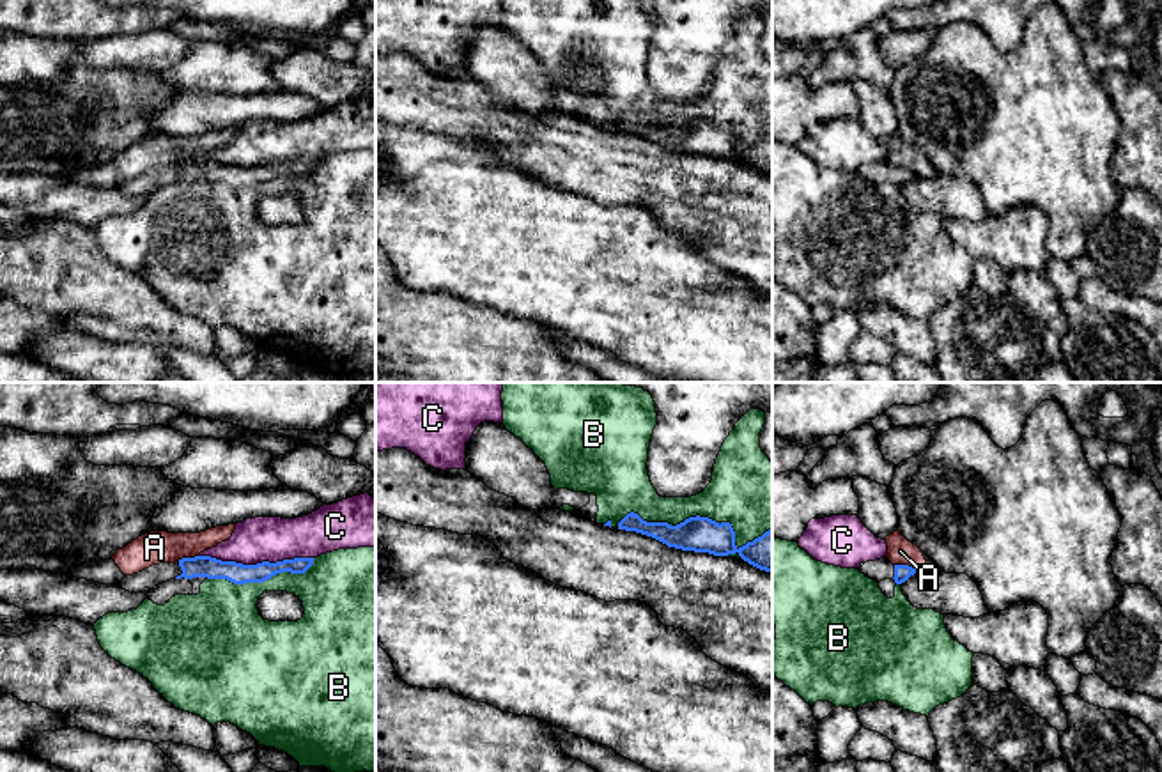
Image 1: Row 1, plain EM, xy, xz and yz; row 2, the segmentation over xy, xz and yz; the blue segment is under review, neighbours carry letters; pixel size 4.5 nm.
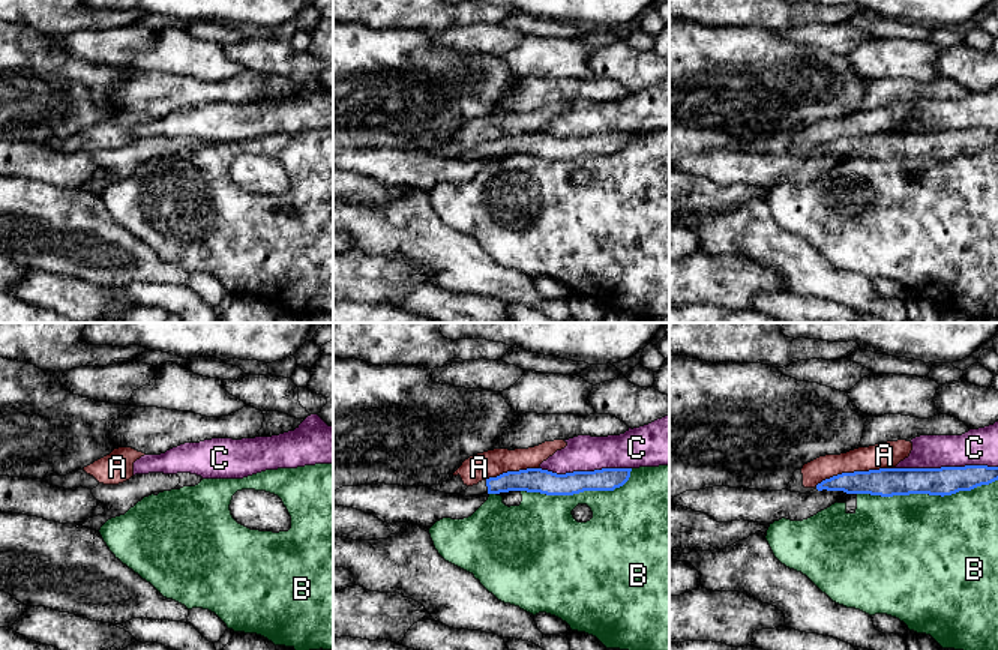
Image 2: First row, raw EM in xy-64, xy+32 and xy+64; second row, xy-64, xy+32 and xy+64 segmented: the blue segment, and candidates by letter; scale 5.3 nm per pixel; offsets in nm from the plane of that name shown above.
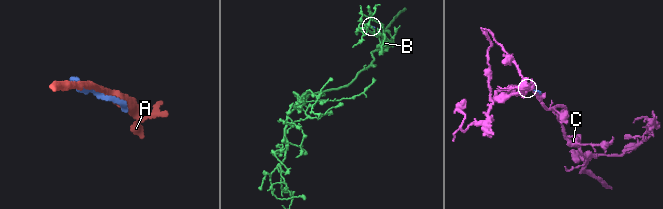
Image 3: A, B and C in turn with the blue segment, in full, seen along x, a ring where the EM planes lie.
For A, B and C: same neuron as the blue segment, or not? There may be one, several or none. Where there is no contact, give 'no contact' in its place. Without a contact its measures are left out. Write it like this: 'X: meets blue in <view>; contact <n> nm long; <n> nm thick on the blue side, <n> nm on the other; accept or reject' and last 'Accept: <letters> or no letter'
A: meets blue in yz; contact 110 nm long; 80 nm thick on the blue side, 120 nm on the other; reject
B: meets blue in xz; contact 700 nm long; 160 nm thick on the blue side, 340 nm on the other; reject
C: meets blue in xy; contact 500 nm long; 100 nm thick on the blue side, 200 nm on the other; reject
Accept: no letter

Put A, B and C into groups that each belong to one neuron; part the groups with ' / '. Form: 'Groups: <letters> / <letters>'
Groups: A / B / C

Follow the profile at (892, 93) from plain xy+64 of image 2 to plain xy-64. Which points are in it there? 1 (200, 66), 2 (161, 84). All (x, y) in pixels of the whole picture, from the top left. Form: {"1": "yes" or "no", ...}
{"1": "no", "2": "yes"}

